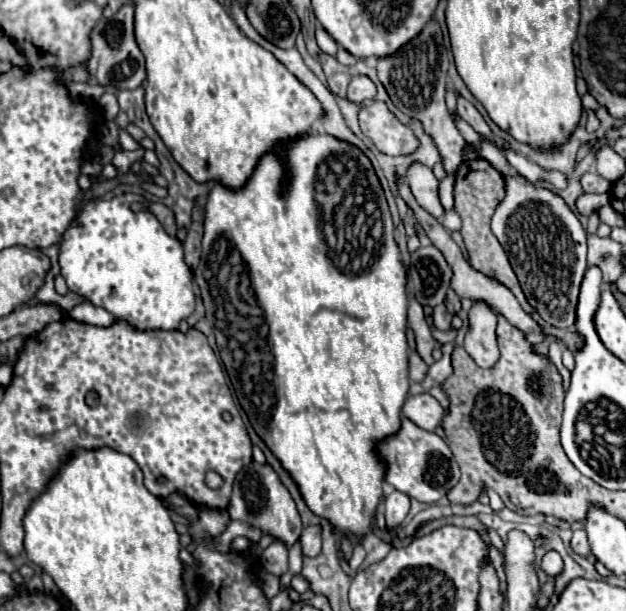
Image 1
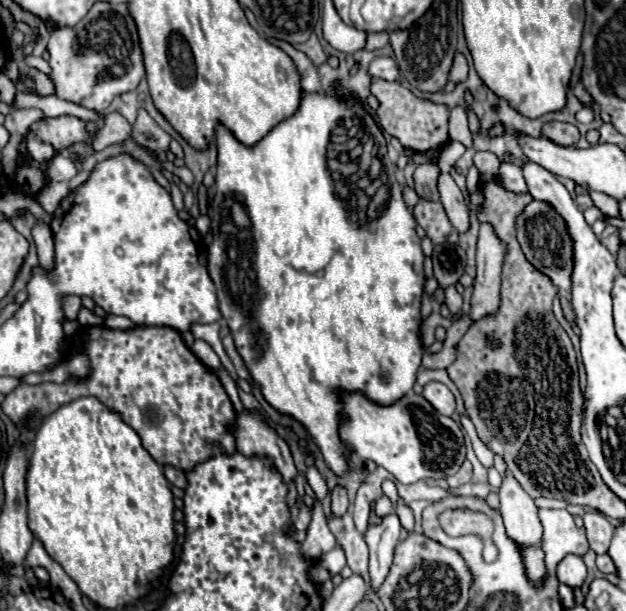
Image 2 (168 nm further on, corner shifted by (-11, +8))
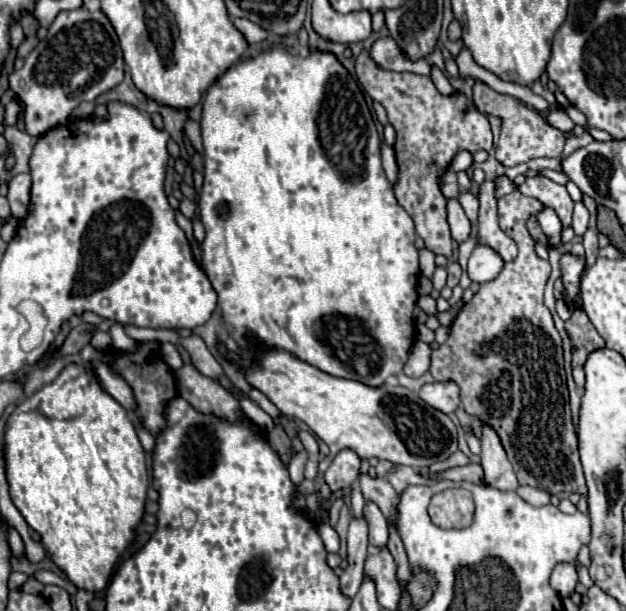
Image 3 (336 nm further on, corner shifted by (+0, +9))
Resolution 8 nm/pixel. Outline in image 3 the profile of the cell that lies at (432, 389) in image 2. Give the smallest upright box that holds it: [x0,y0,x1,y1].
[419,382,459,414]

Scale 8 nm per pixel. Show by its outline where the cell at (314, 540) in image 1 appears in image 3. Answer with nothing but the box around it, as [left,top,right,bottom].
[323,450,361,492]

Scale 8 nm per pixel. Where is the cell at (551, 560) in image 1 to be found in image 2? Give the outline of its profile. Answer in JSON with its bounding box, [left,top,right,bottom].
[556,555,586,589]

